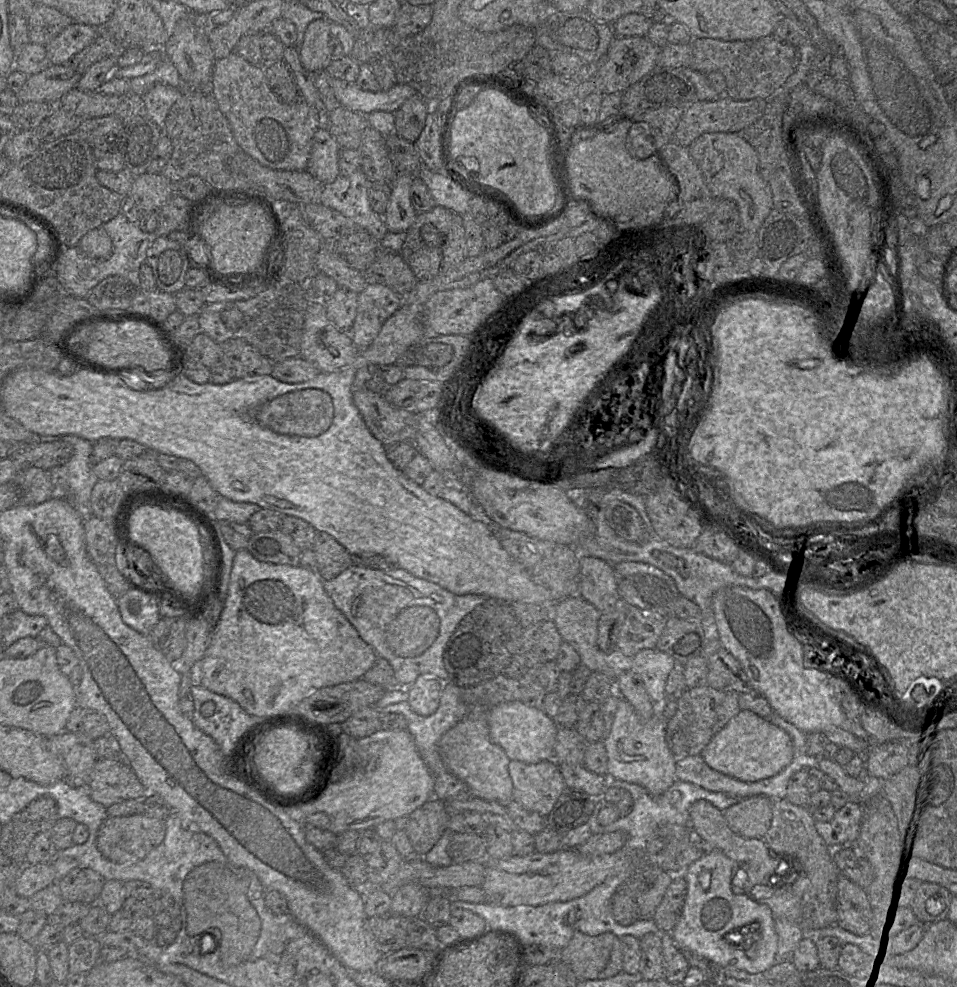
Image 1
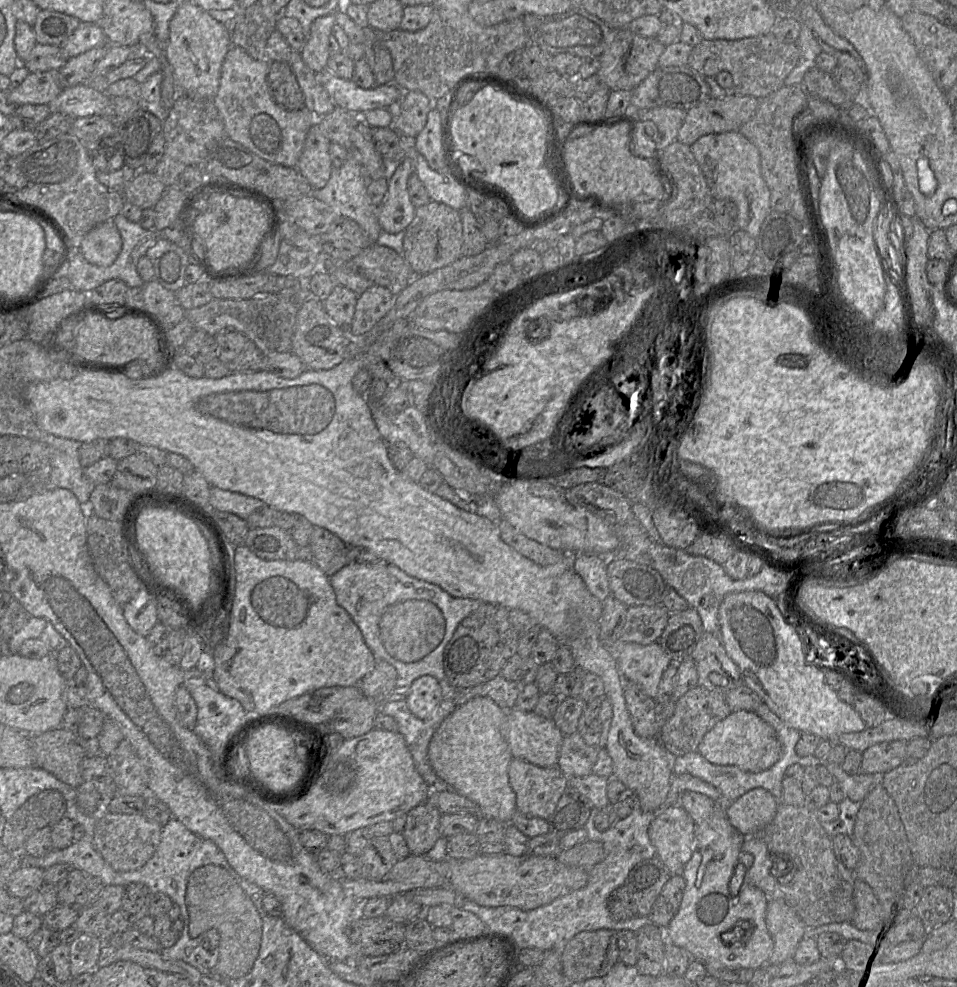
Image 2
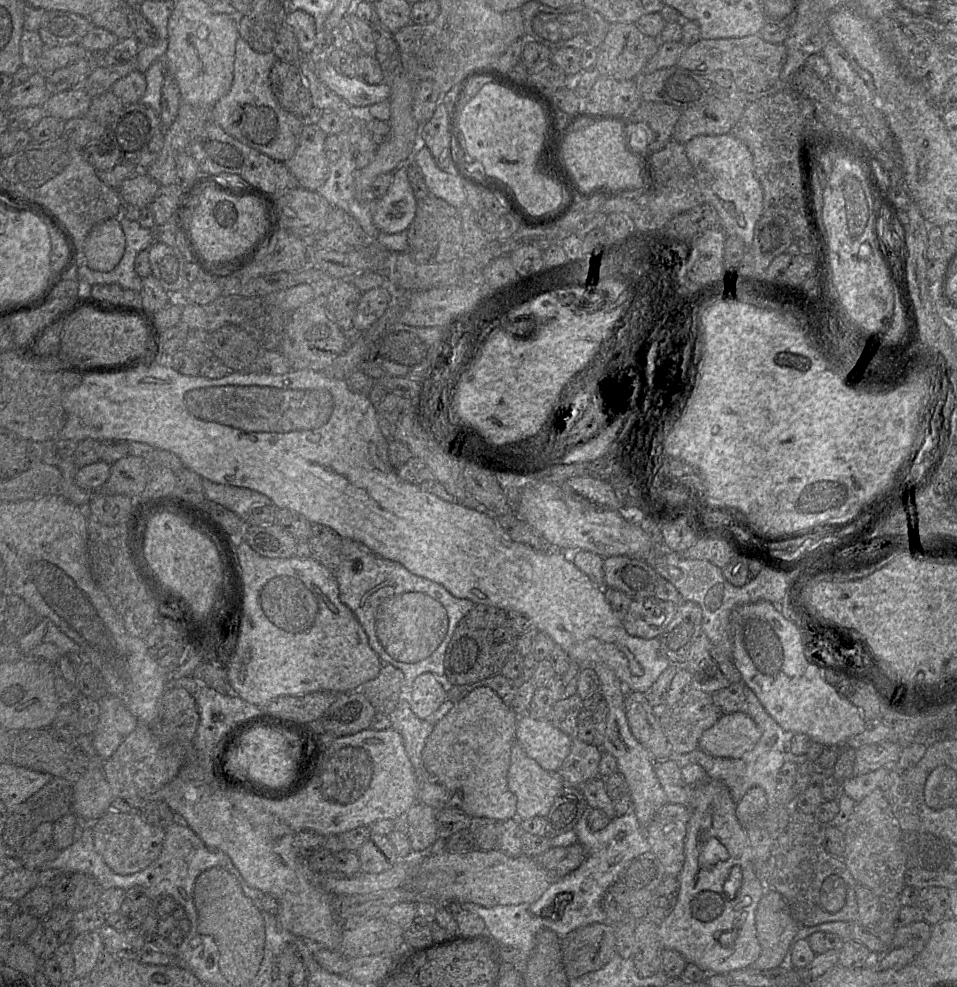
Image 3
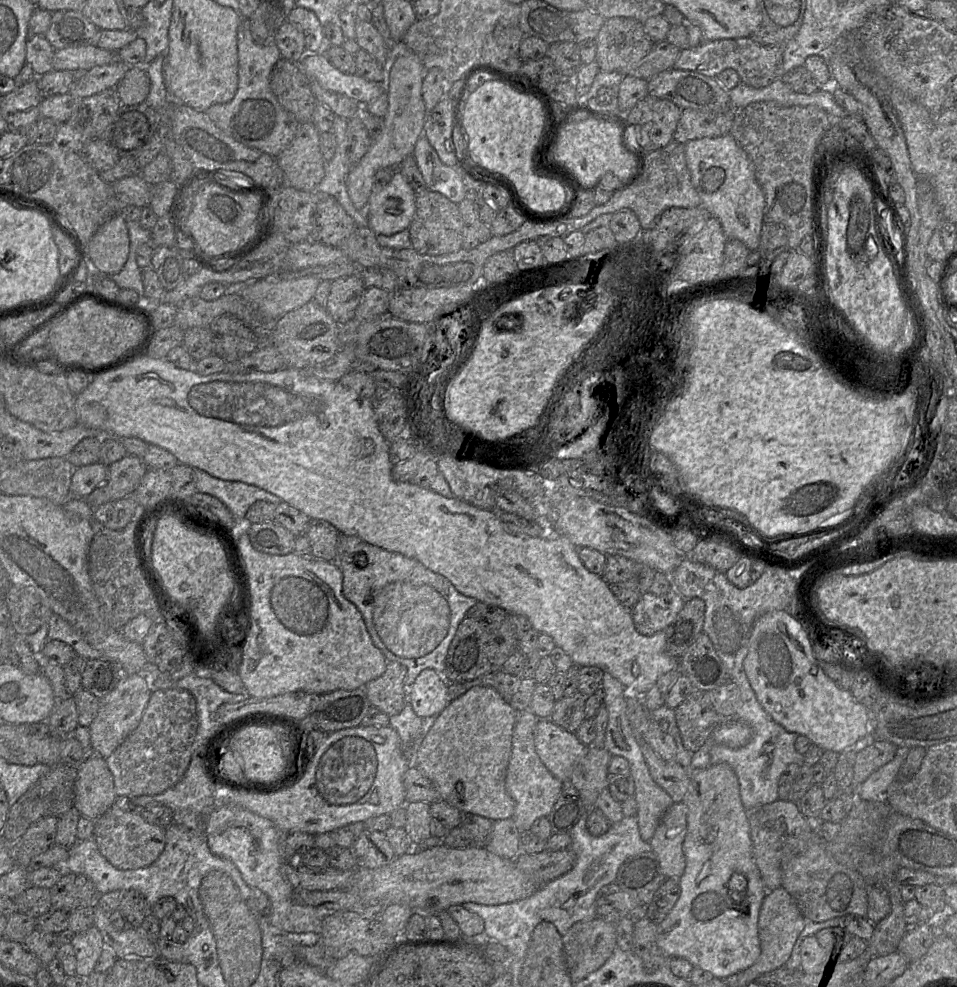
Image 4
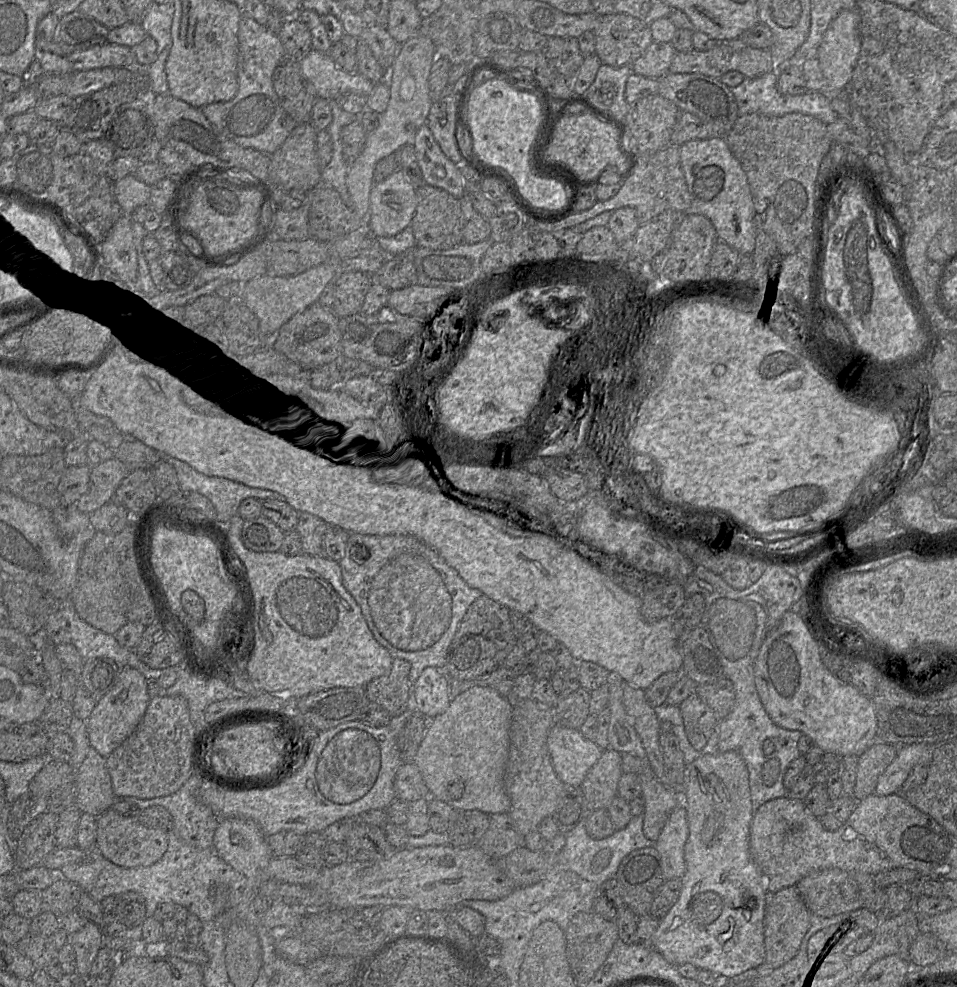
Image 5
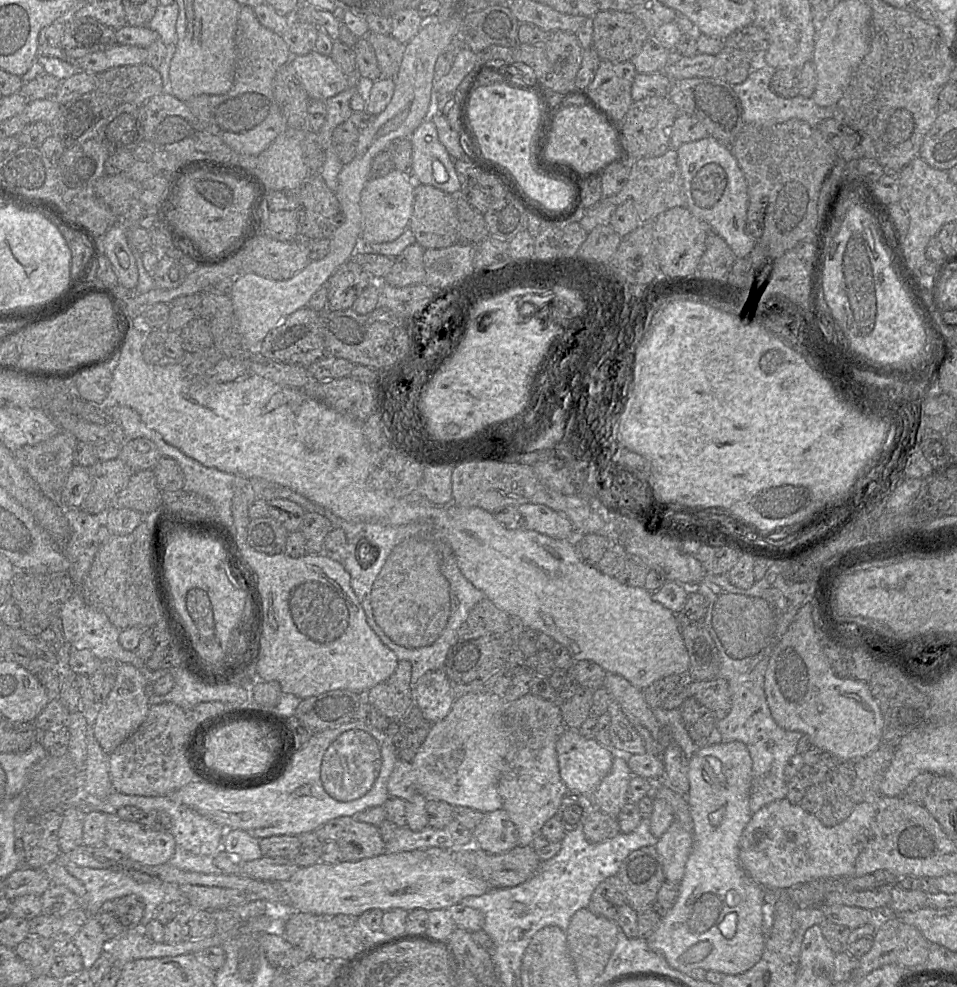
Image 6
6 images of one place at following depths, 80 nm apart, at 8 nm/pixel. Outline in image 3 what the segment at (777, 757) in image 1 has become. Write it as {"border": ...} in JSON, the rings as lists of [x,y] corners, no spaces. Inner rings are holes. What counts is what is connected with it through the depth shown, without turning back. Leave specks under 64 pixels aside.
{"border":[[[744,712],[722,714],[699,740],[699,749],[714,757],[739,759],[751,751],[761,732]]]}

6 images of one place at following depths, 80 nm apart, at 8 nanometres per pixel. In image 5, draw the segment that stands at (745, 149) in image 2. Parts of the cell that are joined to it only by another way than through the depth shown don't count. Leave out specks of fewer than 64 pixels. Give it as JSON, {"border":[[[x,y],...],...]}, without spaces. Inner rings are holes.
{"border":[[[725,137],[691,140],[679,147],[682,172],[691,195],[691,210],[705,216],[713,225],[718,240],[740,255],[751,255],[755,247],[756,229],[753,225],[754,204],[747,176],[739,161],[730,151]]]}

